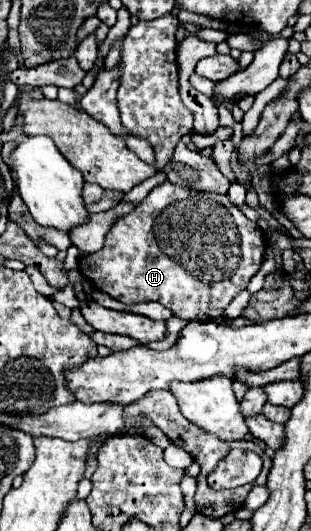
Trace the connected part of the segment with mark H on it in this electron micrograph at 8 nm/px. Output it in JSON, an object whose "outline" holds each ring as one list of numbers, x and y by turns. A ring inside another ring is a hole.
{"outline":[[159,184,149,192,149,196,137,204,129,214,119,216,99,252,81,256,79,272,93,282,93,286,111,298,135,304,157,300,169,308,175,316,185,320,215,320,223,314,225,306,247,288,251,276,261,268,265,256,265,234,249,220,227,196,203,194,191,188,179,188,173,184]]}

